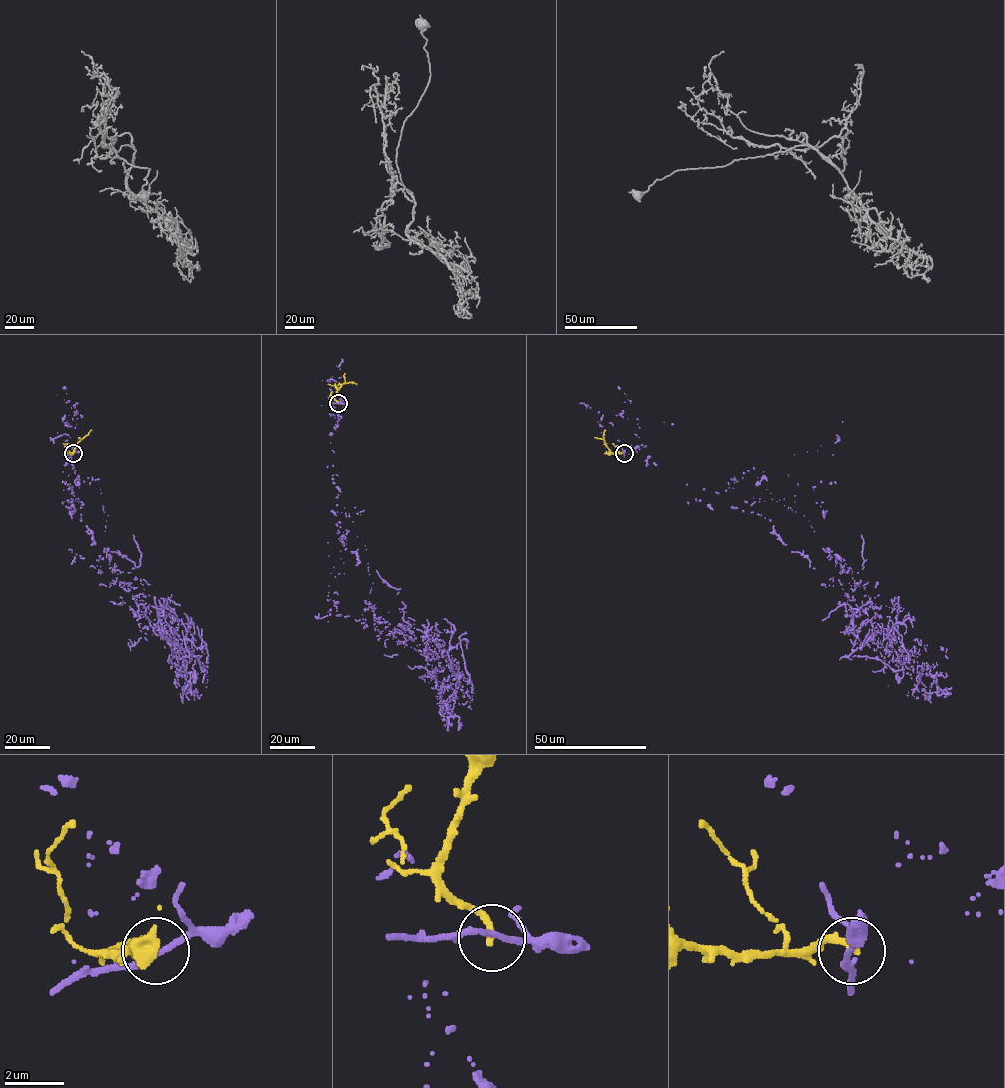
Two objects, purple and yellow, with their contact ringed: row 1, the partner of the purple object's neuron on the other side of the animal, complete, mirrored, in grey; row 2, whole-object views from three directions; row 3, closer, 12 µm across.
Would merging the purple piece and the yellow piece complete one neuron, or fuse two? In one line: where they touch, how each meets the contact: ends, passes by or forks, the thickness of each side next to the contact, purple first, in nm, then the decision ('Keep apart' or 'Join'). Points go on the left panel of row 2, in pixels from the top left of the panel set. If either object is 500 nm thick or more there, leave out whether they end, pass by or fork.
Place: (73, 453). At the ring purple passes by. At the ring yellow ends. Thickness 190 nm (purple) against 240 nm. Keep apart

